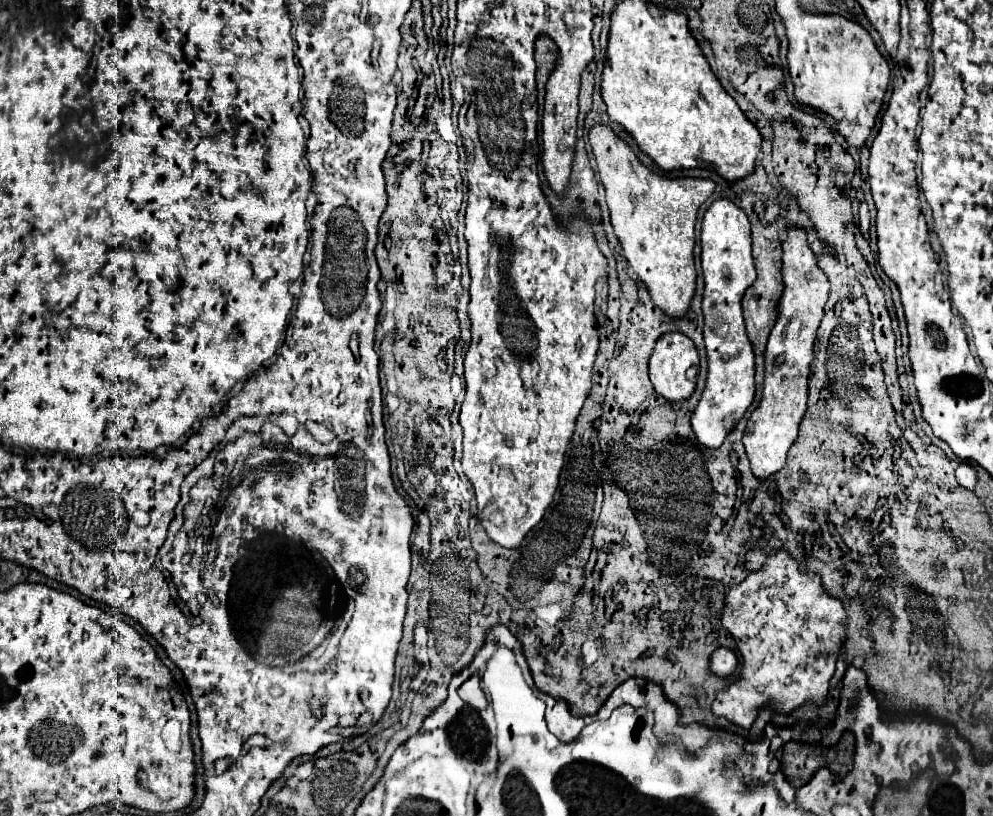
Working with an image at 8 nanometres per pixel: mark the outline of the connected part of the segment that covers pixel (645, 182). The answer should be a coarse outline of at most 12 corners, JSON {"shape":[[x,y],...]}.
{"shape":[[589,130],[613,230],[653,302],[695,294],[689,178]]}

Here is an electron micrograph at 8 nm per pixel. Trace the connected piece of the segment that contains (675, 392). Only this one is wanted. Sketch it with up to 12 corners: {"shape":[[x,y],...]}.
{"shape":[[665,332],[649,356],[657,394],[681,402],[695,390],[699,354]]}

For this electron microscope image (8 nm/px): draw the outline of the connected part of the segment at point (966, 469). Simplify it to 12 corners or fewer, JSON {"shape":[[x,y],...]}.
{"shape":[[971,464],[957,466],[957,480],[973,490],[977,472]]}

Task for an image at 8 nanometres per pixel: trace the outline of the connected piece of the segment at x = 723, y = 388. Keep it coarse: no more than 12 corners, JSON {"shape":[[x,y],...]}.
{"shape":[[731,200],[703,216],[709,370],[691,416],[719,448],[755,396],[743,294],[751,226]]}

